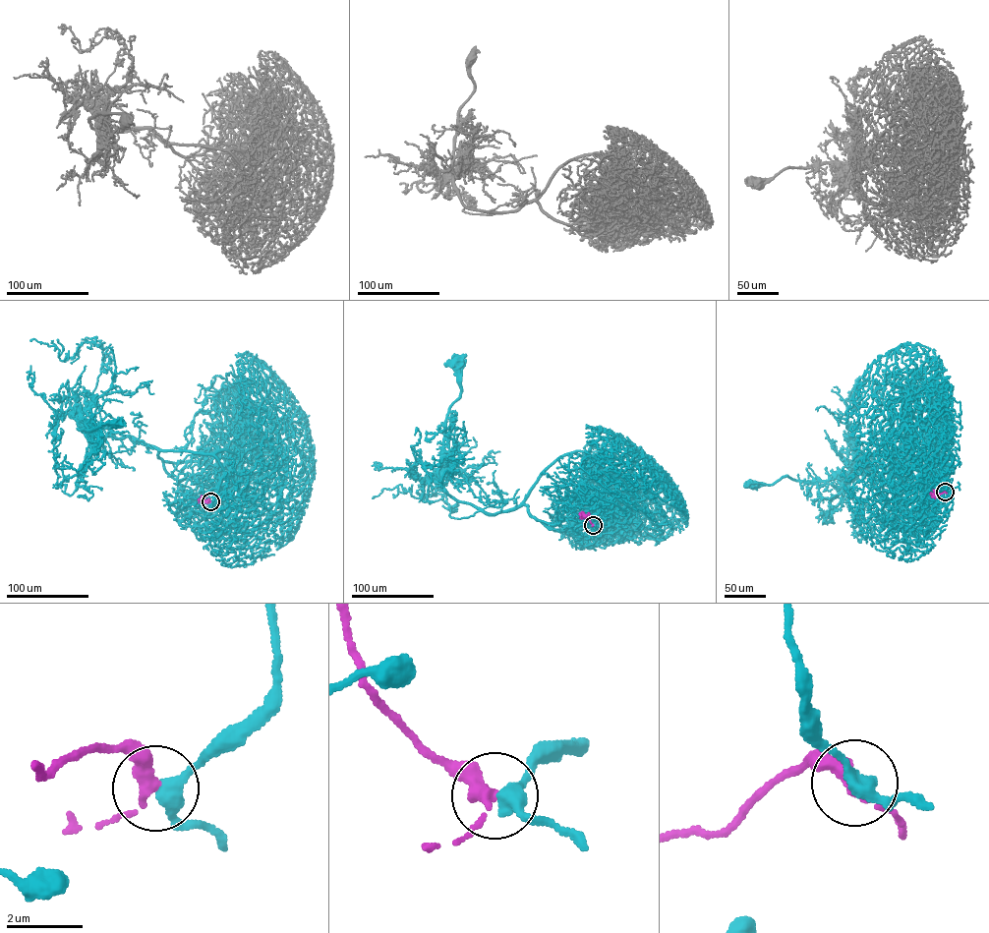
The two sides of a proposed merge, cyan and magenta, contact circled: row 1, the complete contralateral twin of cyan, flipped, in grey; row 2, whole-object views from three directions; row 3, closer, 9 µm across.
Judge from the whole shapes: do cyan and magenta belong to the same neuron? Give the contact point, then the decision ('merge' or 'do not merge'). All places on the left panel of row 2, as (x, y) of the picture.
at (210, 501); do not merge

